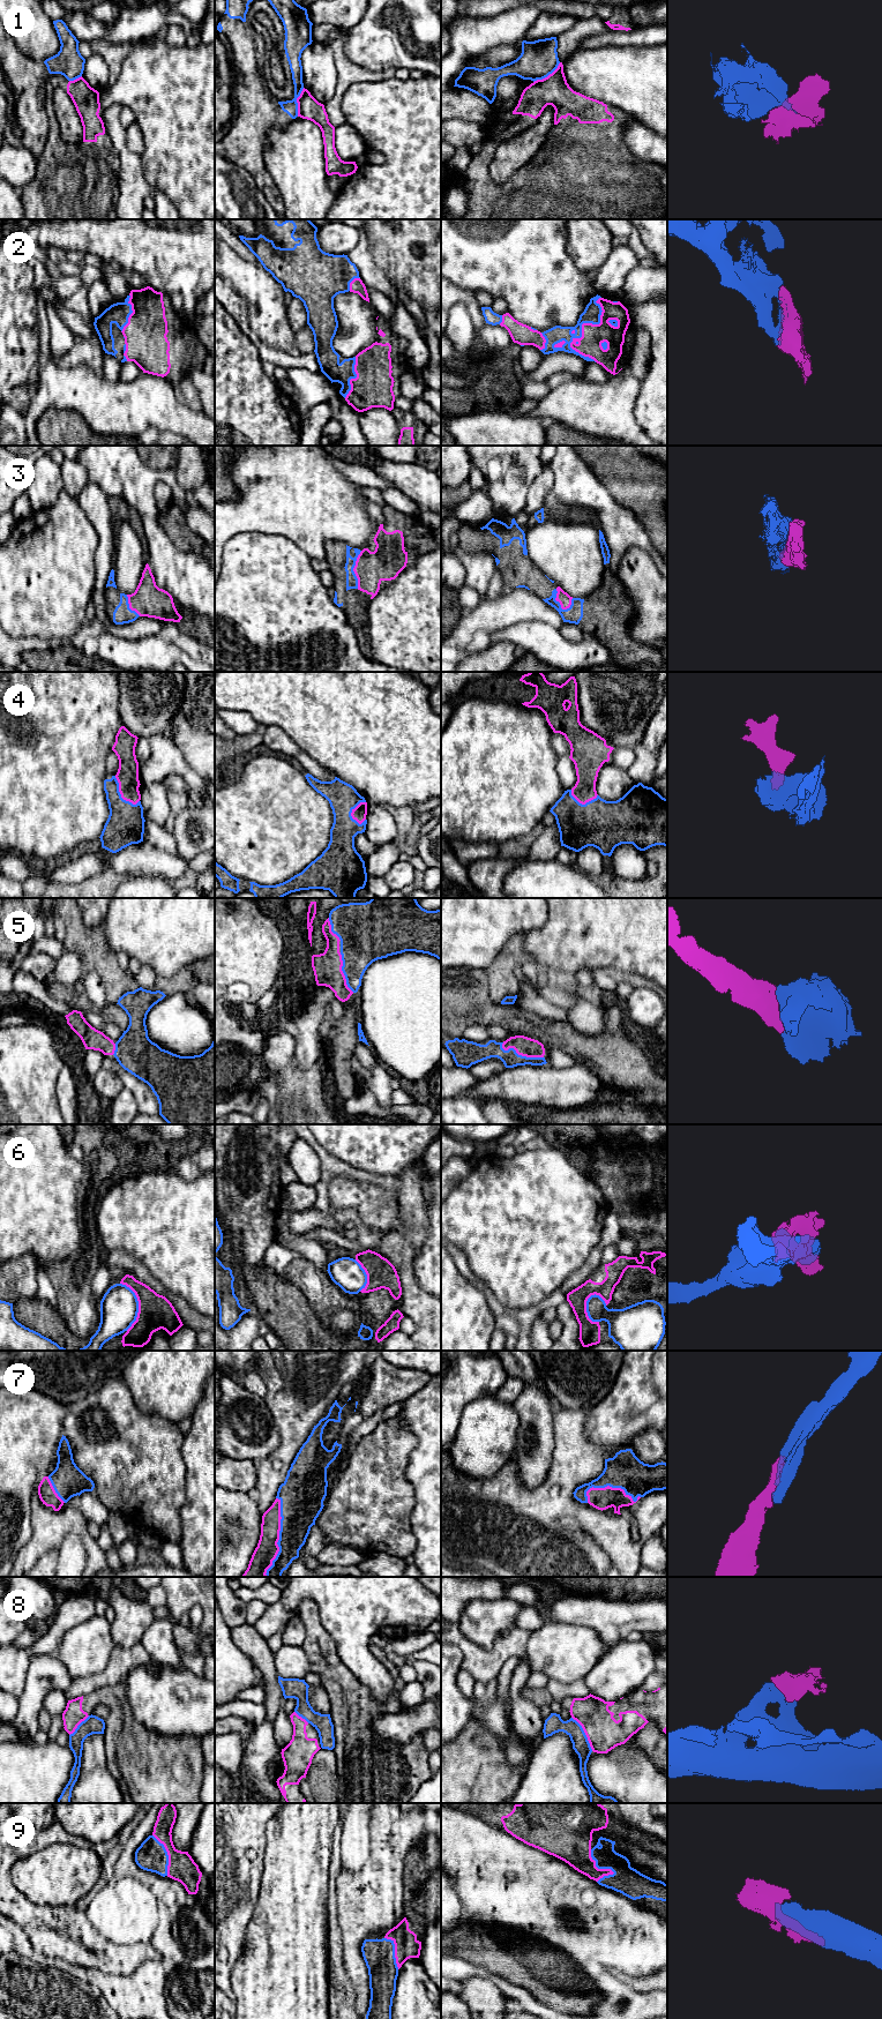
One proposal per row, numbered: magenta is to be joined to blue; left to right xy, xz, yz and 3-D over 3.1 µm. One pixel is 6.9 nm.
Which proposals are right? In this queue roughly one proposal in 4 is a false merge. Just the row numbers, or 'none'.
2, 3, 4, 5, 7, 9

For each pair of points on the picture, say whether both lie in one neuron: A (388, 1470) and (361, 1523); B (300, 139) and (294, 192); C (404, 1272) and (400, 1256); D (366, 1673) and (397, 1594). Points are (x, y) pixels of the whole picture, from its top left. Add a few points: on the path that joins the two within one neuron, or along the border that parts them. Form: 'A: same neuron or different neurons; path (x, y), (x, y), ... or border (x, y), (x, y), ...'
A: same neuron; path (375, 1482), (373, 1485), (371, 1503), (366, 1510)
B: same neuron; path (298, 151), (298, 179)
C: same neuron; path (404, 1269), (403, 1259)
D: same neuron; path (361, 1653), (361, 1629), (378, 1613)

